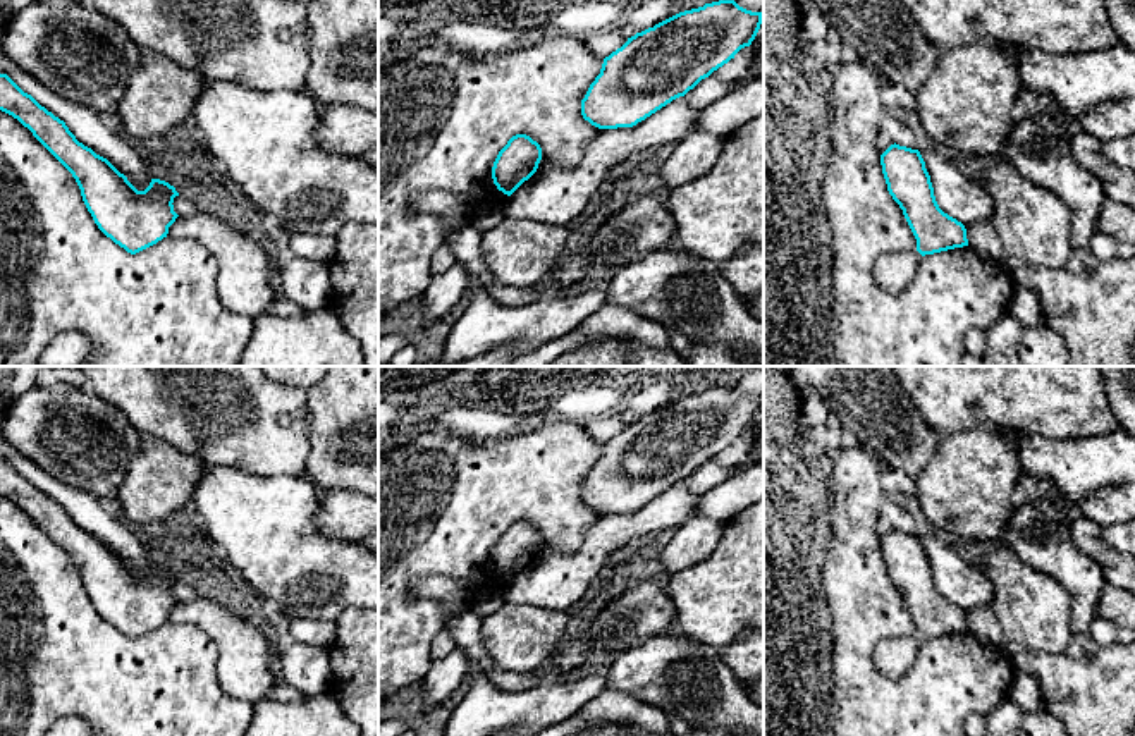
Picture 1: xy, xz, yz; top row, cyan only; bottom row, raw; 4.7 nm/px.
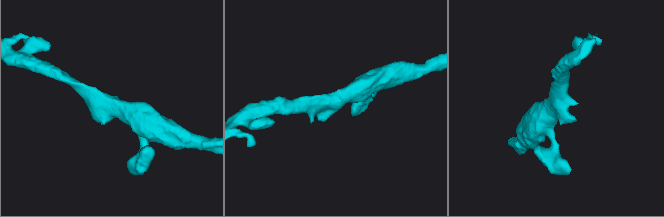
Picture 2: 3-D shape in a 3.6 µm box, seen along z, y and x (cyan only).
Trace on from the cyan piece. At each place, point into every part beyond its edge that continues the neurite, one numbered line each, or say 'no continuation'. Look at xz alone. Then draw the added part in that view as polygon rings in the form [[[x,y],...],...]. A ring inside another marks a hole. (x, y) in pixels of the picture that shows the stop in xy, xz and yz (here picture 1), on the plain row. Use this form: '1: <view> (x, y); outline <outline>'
no continuation

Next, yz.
1: yz (893, 657); outline [[[918,636],[893,638],[877,643],[874,650],[874,664],[887,679],[903,678],[915,660],[922,640]]]

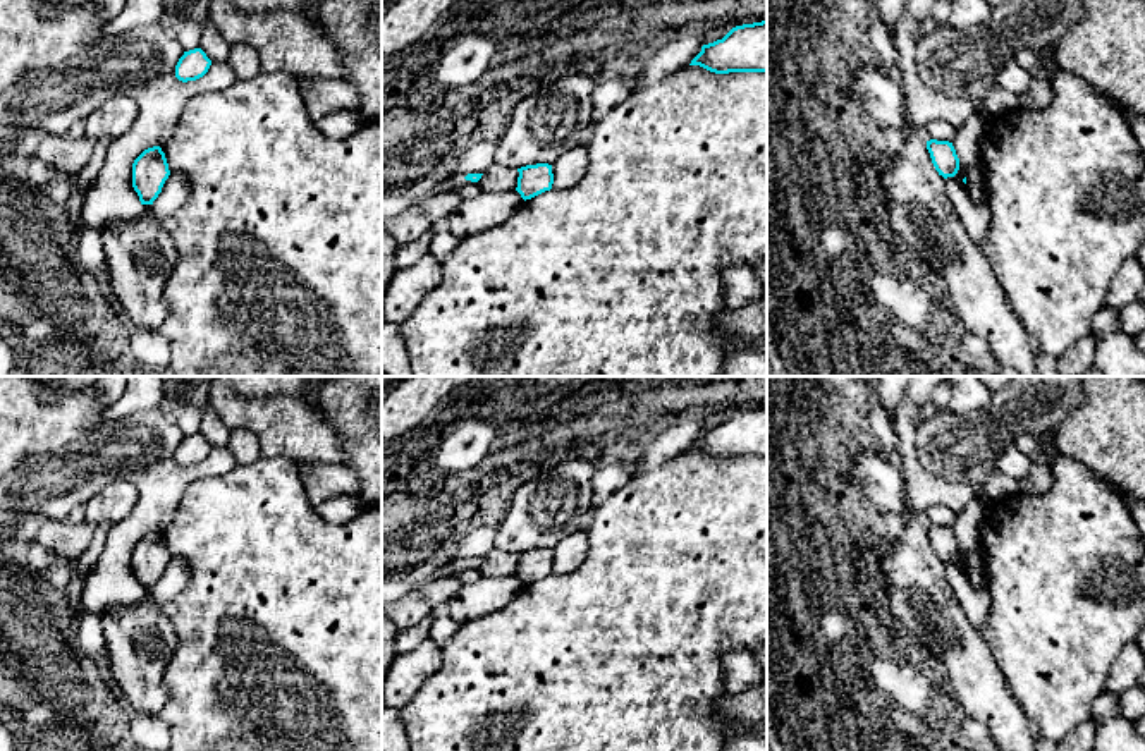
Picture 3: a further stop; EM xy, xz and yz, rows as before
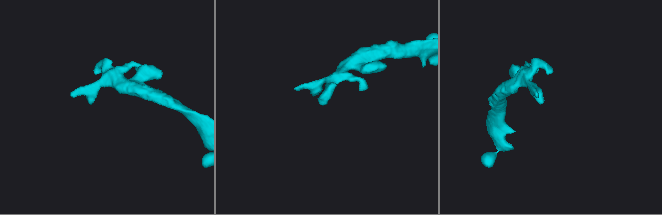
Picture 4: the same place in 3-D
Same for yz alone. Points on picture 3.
no continuation

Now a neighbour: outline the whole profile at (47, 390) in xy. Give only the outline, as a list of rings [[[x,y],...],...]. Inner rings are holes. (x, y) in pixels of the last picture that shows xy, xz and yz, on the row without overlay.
[[[60,376],[55,383],[40,383],[38,394],[41,400],[48,404],[67,390],[93,385],[98,378],[100,376]]]

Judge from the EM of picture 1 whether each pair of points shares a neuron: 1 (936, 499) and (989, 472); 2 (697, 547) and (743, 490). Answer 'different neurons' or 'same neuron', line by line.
1: same neuron
2: same neuron

